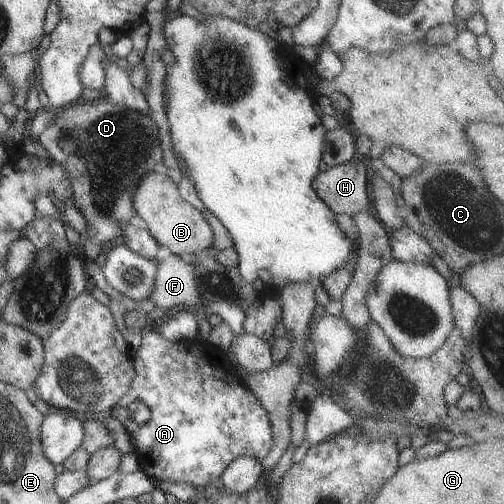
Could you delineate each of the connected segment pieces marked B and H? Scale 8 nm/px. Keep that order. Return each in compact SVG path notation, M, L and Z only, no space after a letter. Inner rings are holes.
M163 170L145 172L145 176L139 180L135 188L135 194L131 196L131 206L134 214L147 226L153 240L159 246L165 246L170 254L188 258L212 246L211 227L199 210L179 196L176 184L164 174Z
M358 156L343 164L318 172L311 186L334 214L353 216L369 206L367 198L367 168Z

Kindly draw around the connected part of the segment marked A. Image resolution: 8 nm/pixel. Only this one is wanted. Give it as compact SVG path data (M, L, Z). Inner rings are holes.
M148 329L141 337L139 348L133 353L135 376L129 390L117 400L117 404L109 411L111 418L116 418L123 426L133 442L139 470L152 481L169 480L169 482L185 482L191 488L205 488L205 484L213 482L227 464L239 457L251 457L261 460L269 454L272 445L270 424L257 402L257 398L244 385L228 355L213 346L206 339L197 337L171 342L165 340L156 329ZM140 401L149 410L149 419L143 424L135 424L129 417L127 406L131 402Z

